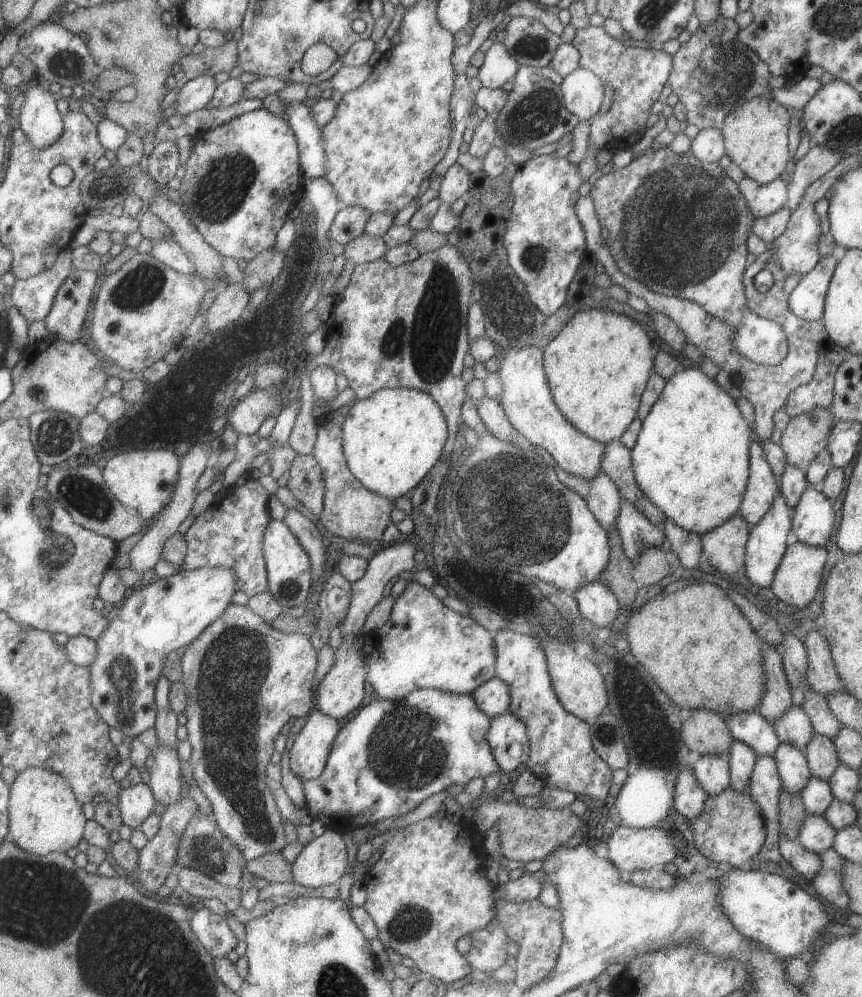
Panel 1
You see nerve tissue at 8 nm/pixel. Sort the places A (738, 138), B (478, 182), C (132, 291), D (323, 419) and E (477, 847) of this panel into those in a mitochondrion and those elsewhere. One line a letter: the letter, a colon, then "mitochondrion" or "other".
A: other
B: other
C: mitochondrion
D: other
E: other

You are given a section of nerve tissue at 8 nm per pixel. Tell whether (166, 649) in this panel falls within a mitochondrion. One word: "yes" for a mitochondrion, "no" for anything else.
no

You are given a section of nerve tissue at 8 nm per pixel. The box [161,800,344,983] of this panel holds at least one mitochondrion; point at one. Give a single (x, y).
(206, 848)

